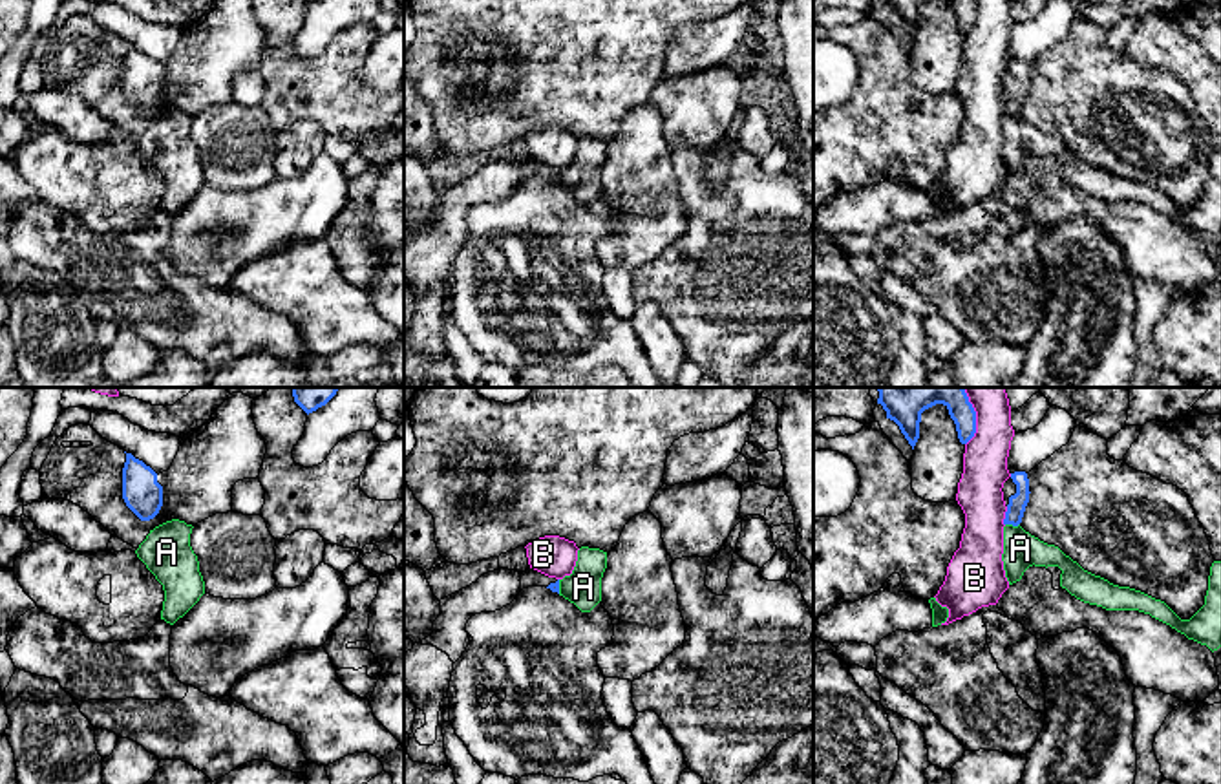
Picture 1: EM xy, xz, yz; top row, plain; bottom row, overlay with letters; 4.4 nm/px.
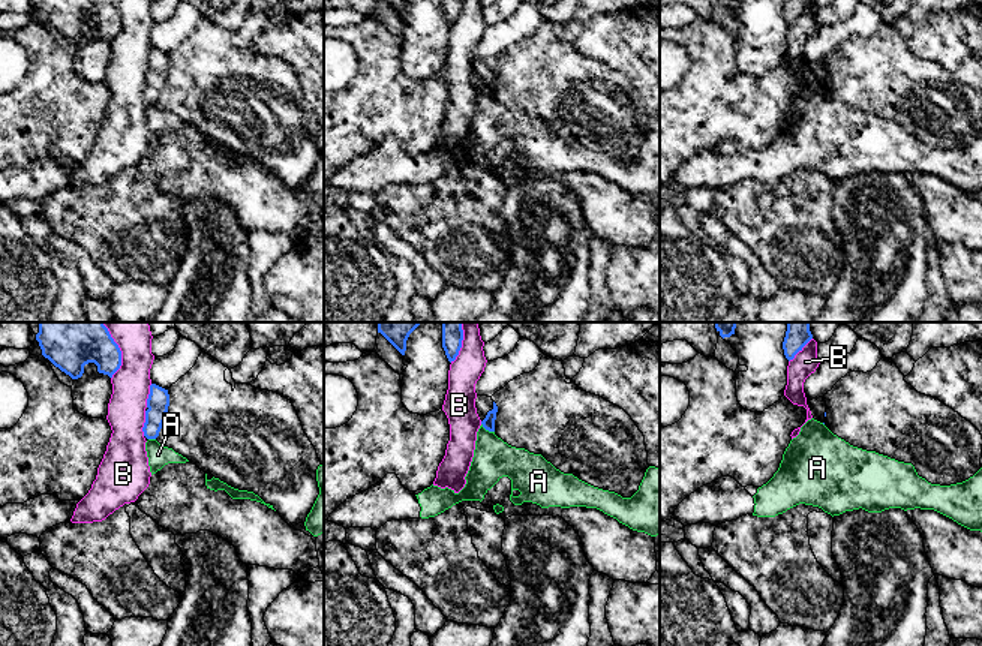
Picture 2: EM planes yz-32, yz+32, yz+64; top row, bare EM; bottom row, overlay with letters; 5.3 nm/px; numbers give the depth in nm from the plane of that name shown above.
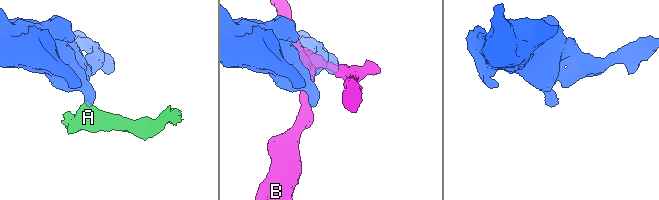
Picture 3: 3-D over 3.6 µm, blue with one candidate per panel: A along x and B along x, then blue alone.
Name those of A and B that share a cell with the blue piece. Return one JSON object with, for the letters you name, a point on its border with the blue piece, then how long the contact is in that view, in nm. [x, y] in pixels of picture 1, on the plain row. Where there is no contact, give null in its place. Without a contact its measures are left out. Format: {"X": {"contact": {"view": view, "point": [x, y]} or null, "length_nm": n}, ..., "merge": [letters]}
{"merge": []}

